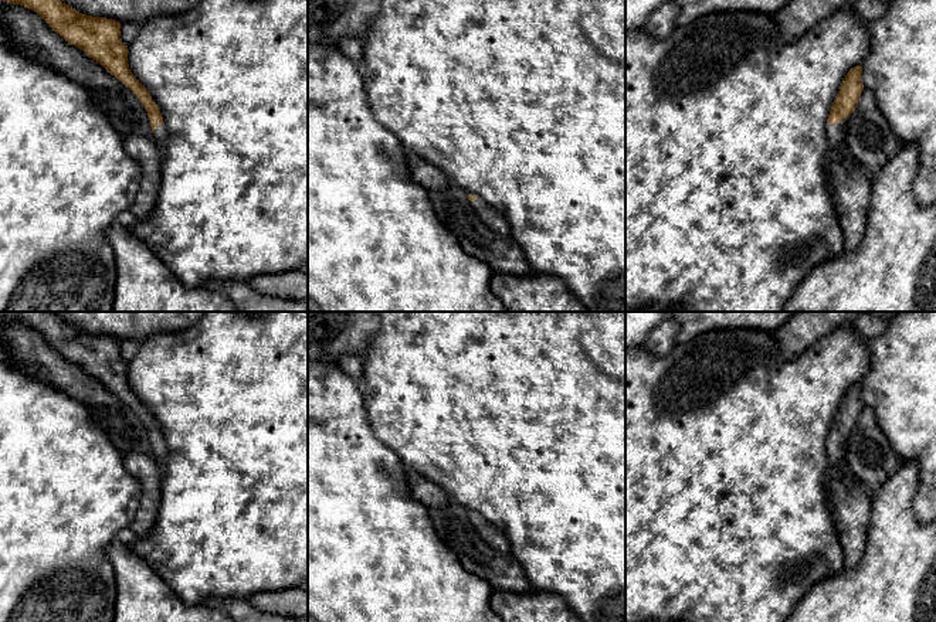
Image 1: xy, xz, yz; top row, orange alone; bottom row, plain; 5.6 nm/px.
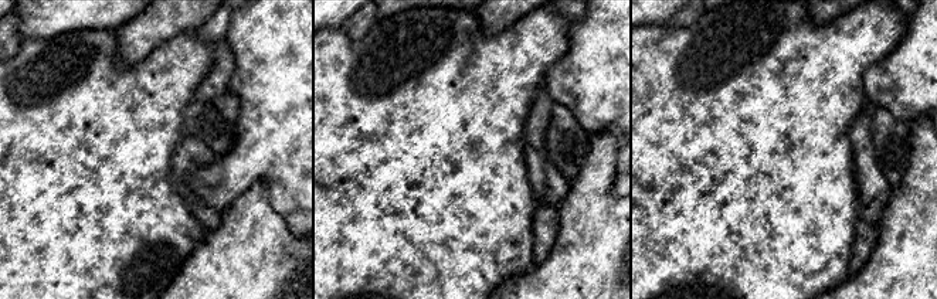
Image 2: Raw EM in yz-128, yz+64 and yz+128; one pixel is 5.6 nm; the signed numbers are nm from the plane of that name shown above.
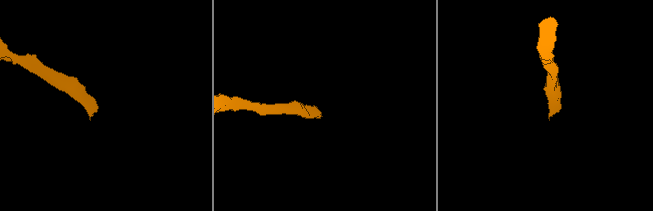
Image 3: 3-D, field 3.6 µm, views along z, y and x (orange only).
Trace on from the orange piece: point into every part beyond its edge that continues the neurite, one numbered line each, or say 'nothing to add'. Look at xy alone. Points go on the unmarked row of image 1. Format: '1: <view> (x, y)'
1: xy (159, 452)

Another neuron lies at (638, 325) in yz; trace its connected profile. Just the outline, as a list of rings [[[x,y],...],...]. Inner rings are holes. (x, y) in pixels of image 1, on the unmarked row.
[[[625,312],[625,350],[642,346],[650,333],[664,320],[669,319],[671,312]]]

